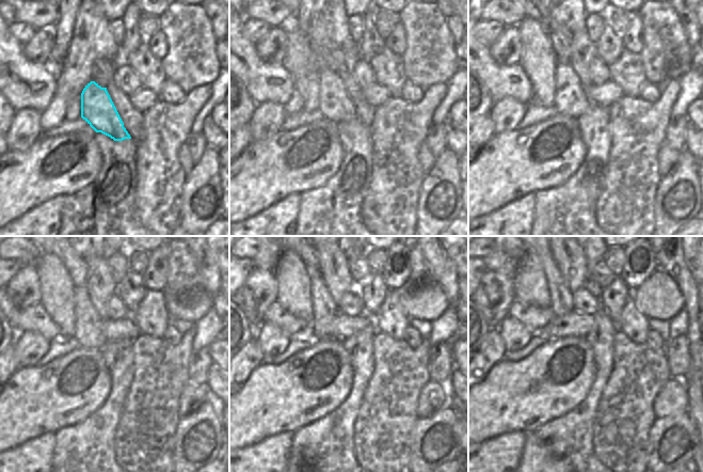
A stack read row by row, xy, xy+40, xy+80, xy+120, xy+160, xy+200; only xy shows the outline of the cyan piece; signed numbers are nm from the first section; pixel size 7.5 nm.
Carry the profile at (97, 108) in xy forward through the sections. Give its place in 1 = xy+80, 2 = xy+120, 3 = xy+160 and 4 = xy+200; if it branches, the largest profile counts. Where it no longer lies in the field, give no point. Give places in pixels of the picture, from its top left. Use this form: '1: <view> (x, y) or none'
1: xy+80 (570, 98)
2: xy+120 (88, 333)
3: xy+160 (324, 310)
4: xy+200 (561, 303)

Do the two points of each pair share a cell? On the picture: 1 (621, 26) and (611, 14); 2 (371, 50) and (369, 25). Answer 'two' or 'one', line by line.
1: one
2: one

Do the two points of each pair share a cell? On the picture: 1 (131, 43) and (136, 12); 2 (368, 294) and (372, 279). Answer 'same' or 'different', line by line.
1: same
2: same

